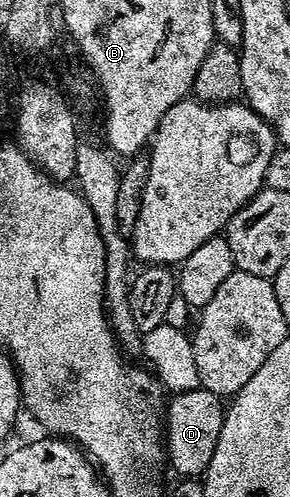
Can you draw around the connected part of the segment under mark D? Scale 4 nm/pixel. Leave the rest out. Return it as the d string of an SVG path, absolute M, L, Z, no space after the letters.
M196 389L174 393L165 407L165 452L170 467L178 470L181 476L204 475L207 464L211 464L211 456L215 456L215 444L219 444L219 432L223 428L226 407L222 395L212 394L210 390Z

